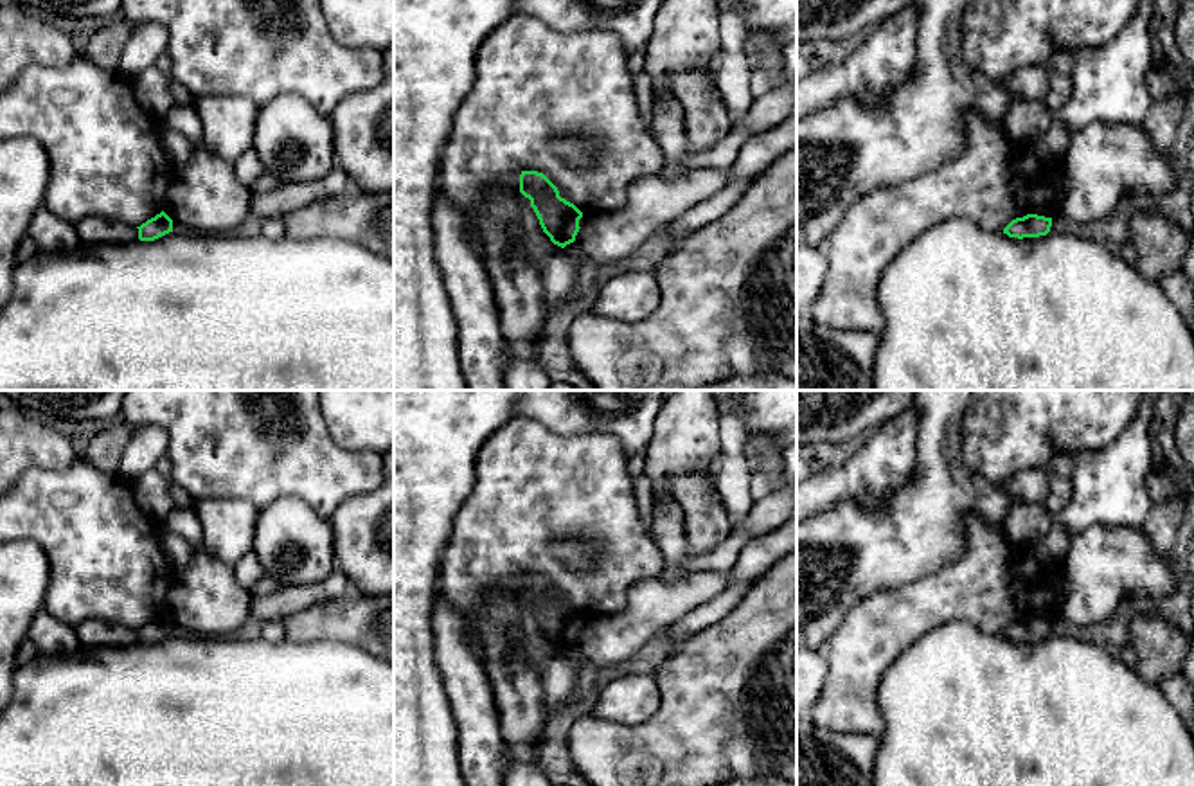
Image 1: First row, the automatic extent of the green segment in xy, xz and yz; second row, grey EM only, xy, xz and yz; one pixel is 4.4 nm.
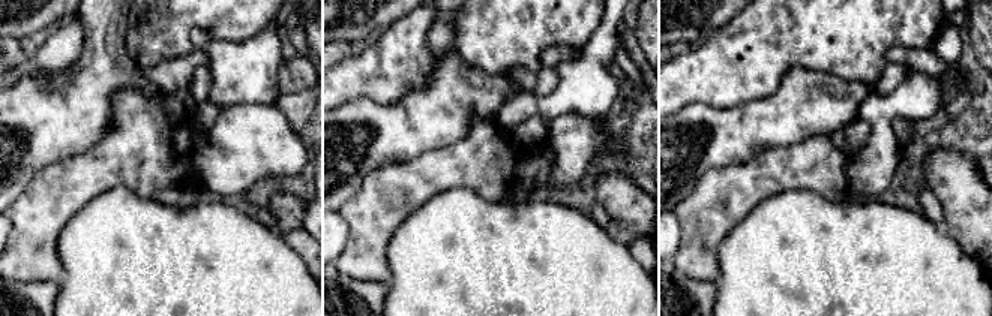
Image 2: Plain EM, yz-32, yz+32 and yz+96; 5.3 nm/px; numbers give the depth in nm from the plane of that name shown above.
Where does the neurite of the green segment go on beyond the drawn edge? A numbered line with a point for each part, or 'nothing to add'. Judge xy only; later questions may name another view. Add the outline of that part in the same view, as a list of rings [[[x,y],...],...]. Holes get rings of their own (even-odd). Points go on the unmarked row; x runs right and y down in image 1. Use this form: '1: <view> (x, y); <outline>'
nothing to add

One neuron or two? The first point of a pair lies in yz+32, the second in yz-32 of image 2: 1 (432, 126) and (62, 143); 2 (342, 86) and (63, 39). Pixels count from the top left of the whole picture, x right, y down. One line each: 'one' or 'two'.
1: one
2: one

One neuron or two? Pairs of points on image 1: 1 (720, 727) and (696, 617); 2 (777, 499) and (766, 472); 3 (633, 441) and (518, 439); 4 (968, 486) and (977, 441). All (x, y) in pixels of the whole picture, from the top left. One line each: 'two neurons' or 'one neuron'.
1: two neurons
2: two neurons
3: two neurons
4: two neurons

